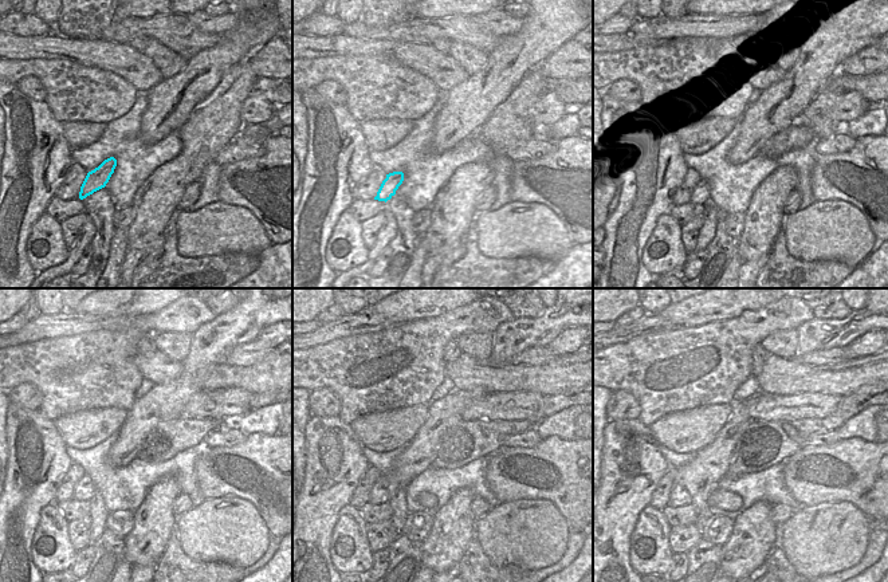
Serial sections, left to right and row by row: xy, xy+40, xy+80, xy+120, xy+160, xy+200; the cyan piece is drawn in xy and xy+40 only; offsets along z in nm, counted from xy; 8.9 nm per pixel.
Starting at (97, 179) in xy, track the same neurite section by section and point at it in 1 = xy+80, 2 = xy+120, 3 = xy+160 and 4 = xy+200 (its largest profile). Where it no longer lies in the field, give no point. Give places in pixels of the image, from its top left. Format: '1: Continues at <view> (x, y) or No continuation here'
1: Continues at xy+80 (683, 193)
2: Continues at xy+120 (83, 490)
3: Continues at xy+160 (378, 495)
4: Continues at xy+200 (679, 496)

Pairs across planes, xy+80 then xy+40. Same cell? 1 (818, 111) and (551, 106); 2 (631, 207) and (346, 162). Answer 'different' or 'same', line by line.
1: different
2: same

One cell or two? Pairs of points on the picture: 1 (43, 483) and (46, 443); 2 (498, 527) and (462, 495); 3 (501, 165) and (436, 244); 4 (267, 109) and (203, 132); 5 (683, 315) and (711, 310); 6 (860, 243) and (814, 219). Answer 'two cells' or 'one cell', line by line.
1: one cell
2: two cells
3: two cells
4: two cells
5: one cell
6: one cell

